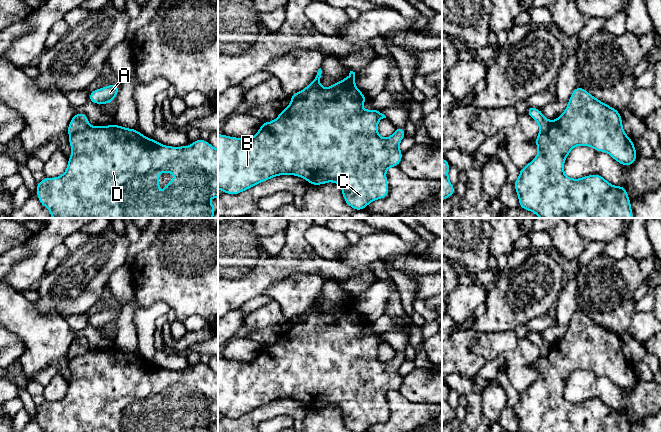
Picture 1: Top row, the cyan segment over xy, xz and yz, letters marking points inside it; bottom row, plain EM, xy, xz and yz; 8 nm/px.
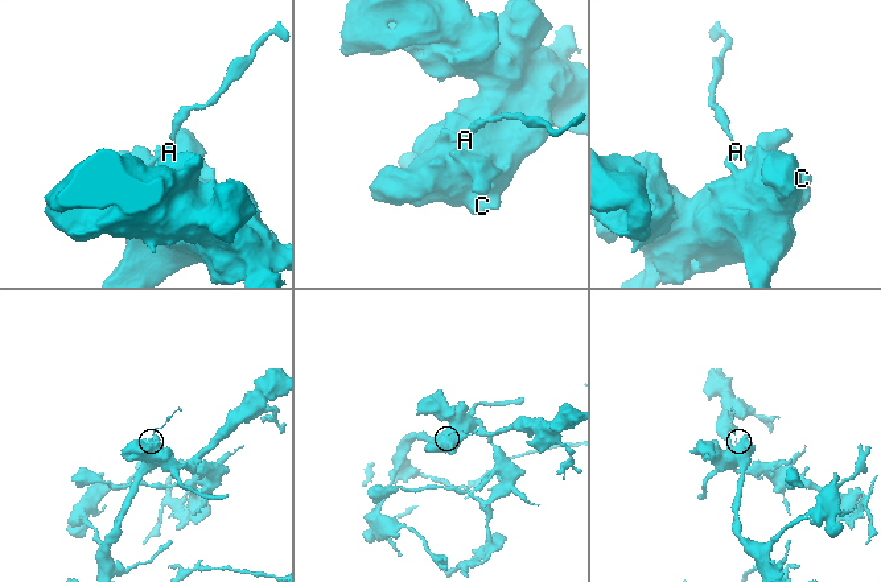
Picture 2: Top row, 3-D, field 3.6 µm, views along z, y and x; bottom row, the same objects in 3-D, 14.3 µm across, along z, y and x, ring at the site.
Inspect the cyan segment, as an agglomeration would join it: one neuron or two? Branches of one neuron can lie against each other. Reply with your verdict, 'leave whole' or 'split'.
leave whole

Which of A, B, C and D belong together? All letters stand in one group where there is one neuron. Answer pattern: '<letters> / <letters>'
A B C D

